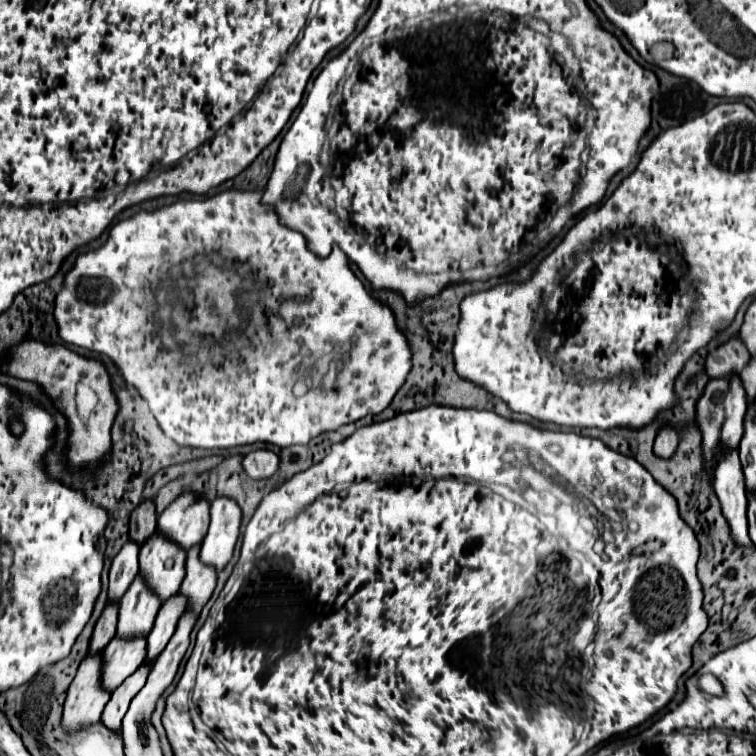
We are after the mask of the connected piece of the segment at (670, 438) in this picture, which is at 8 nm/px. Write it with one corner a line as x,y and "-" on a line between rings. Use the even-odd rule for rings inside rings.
663,428
657,438
655,438
655,446
653,446
653,452
655,456
659,458
665,458
669,460
673,454
675,454
675,448
679,446
679,436
673,428

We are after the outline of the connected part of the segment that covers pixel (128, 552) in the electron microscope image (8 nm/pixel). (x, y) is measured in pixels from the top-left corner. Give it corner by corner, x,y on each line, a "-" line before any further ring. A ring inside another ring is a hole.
127,542
121,552
113,558
111,570
109,570
109,600
119,602
135,576
139,574
139,546
135,542

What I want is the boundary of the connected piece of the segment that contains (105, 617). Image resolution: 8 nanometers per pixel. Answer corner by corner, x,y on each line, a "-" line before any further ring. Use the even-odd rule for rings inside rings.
107,604
101,618
95,624
93,636
91,636
91,646
89,646
89,656
97,656
105,650
105,646
115,638
115,628
117,628
117,604

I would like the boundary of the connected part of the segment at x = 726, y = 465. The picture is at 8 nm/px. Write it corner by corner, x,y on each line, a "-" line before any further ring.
737,452
731,460
723,460
723,464
715,468
713,490
721,502
723,516
729,522
735,546
751,548
753,544
747,534
747,492
743,488
743,472
739,468

